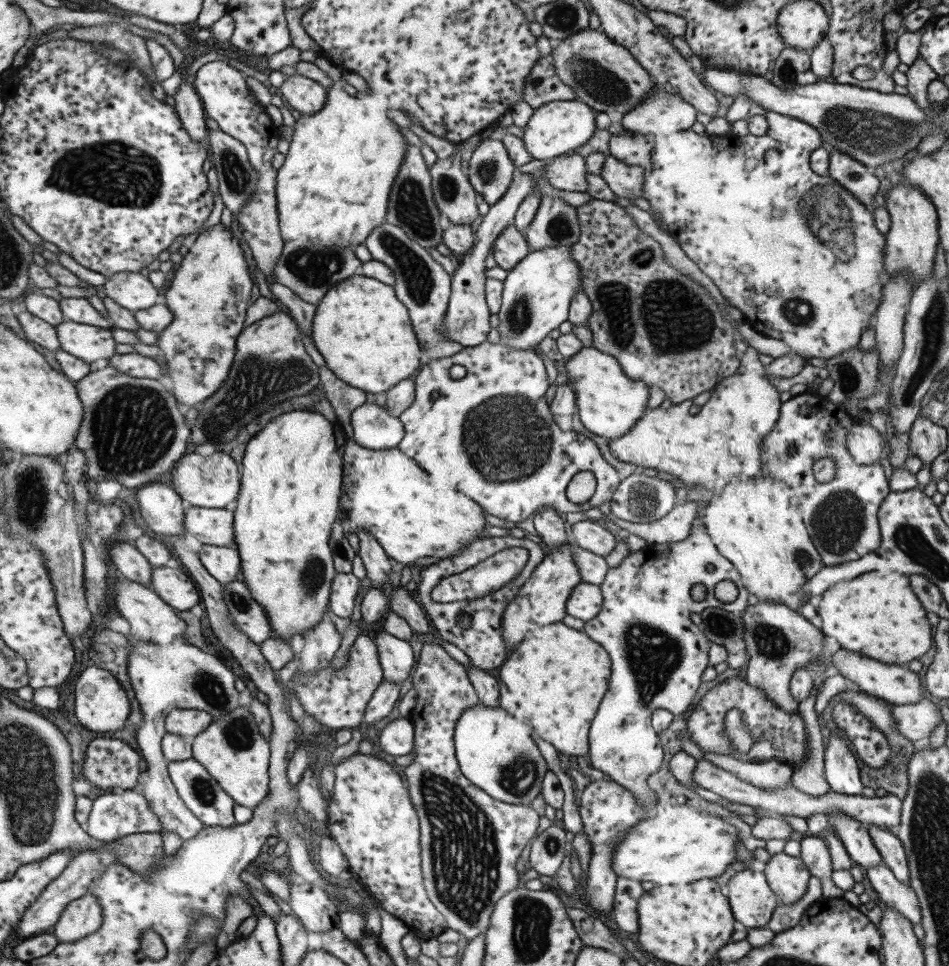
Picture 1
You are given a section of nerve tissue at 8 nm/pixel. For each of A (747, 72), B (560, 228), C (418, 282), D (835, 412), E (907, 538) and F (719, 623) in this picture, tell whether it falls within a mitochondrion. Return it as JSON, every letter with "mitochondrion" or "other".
{"A":"other","B":"mitochondrion","C":"mitochondrion","D":"other","E":"mitochondrion","F":"mitochondrion"}

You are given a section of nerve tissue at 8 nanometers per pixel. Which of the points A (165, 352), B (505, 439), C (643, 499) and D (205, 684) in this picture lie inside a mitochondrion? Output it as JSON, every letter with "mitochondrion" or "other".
{"A":"other","B":"mitochondrion","C":"mitochondrion","D":"mitochondrion"}

